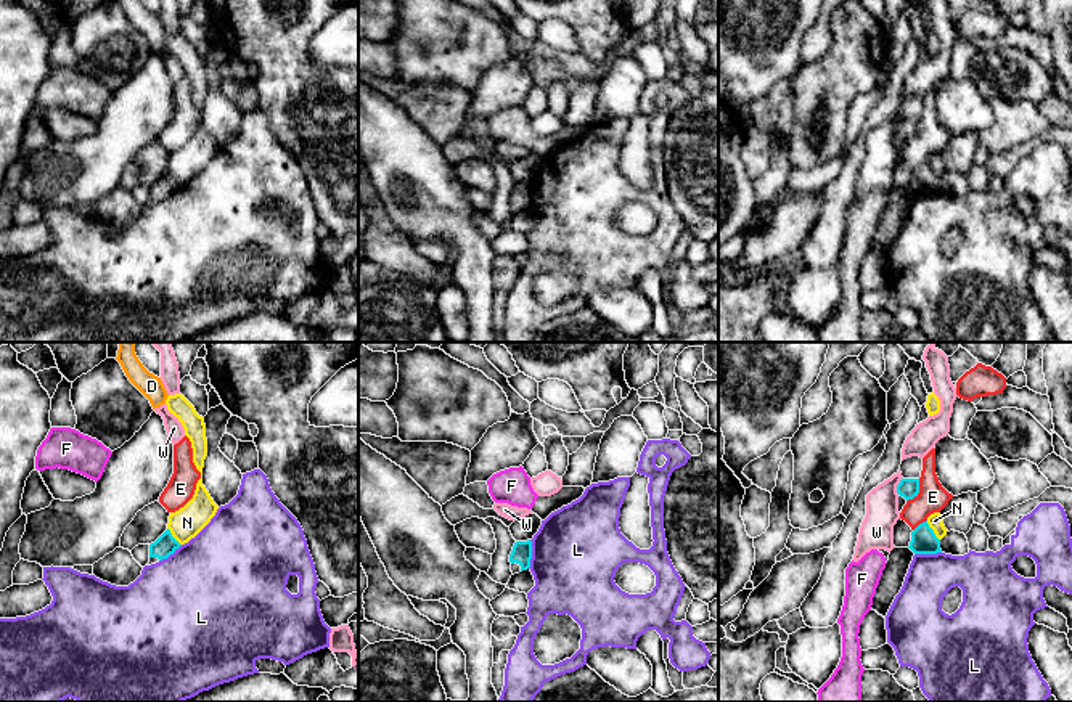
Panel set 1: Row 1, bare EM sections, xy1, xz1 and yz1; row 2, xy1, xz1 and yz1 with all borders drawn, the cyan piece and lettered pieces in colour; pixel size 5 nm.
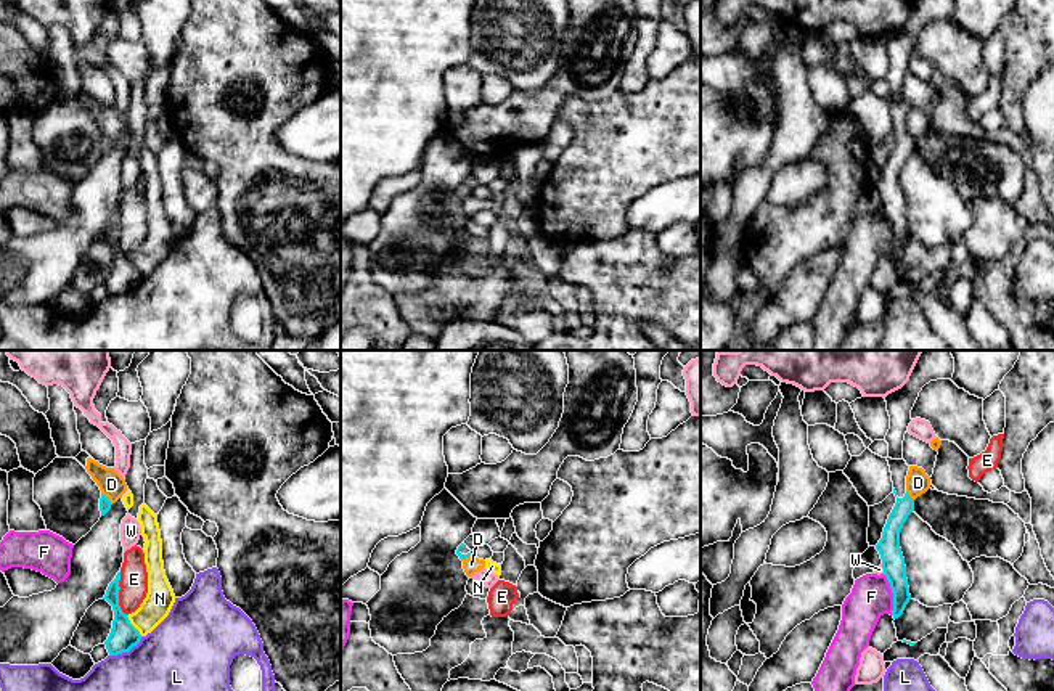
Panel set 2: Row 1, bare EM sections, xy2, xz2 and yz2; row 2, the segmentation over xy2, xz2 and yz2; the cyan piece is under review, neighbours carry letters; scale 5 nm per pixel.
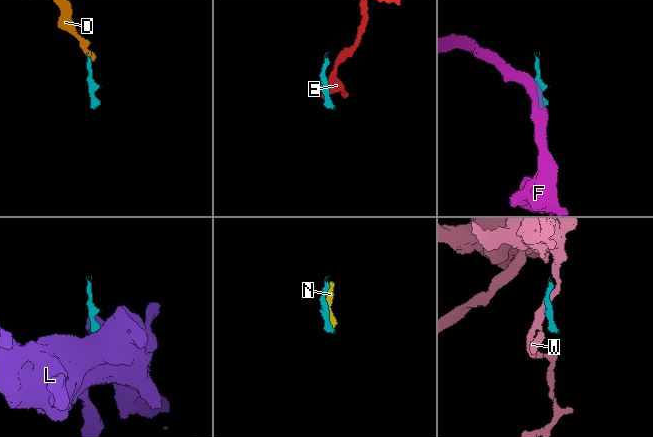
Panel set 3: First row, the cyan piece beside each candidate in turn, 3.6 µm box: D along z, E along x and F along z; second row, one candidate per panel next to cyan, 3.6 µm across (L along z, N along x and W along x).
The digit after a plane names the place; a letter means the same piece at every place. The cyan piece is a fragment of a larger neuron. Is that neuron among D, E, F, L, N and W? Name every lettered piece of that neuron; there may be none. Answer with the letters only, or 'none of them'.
none of them

